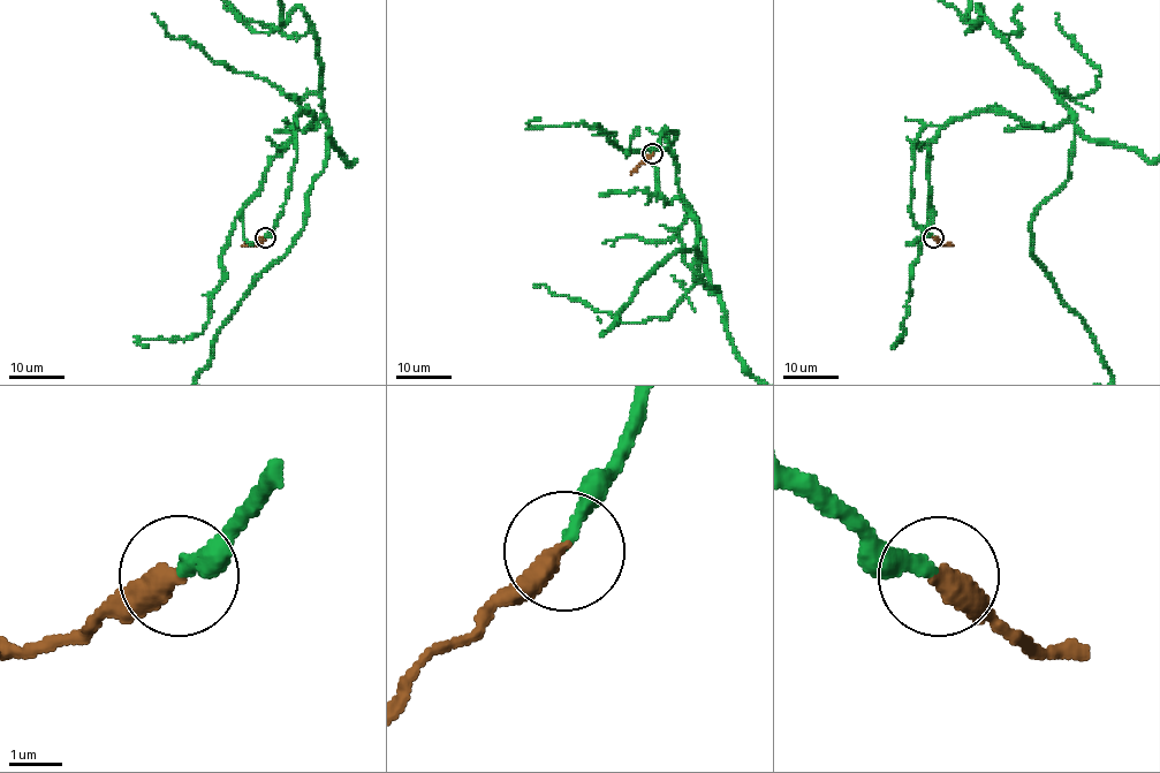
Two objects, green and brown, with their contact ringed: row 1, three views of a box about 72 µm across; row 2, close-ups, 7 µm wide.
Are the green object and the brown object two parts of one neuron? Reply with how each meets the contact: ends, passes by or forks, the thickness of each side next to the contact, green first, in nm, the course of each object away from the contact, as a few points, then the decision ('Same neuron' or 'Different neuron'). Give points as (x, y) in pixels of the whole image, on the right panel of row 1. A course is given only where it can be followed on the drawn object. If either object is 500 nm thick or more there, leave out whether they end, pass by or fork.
At the ring green ends. At the ring brown ends. Thickness 240 nm (green) against 440 nm. Course of green: (933, 237), (910, 211), (926, 126), (1074, 119), (1031, 254), (1111, 373). Course of brown: (934, 237), (952, 245). Same neuron

